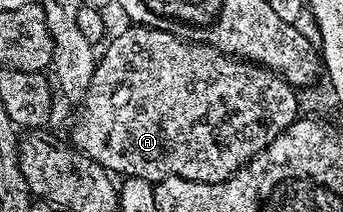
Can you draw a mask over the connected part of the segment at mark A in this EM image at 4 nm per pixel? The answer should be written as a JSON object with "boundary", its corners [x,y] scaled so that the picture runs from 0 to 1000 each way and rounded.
{"boundary":[[[376,113],[370,123],[373,137],[362,137],[350,160],[341,165],[338,179],[329,184],[327,198],[318,189],[312,198],[315,236],[306,250],[294,245],[289,255],[280,330],[274,335],[274,354],[262,373],[262,410],[251,429],[251,448],[245,453],[245,472],[239,491],[230,500],[233,538],[222,552],[222,594],[210,608],[210,651],[204,651],[207,679],[219,689],[224,708],[236,722],[248,722],[251,736],[259,741],[268,759],[283,759],[286,774],[312,797],[318,816],[329,825],[347,825],[353,840],[364,835],[411,835],[414,844],[426,844],[429,854],[440,854],[446,863],[469,854],[472,844],[484,844],[487,835],[528,835],[531,844],[554,844],[557,854],[586,854],[589,863],[647,863],[659,844],[671,844],[691,816],[700,792],[711,778],[723,774],[726,759],[741,755],[761,722],[767,703],[776,693],[787,693],[787,675],[799,675],[799,656],[810,656],[810,637],[822,618],[834,618],[843,608],[851,585],[869,561],[869,538],[878,528],[875,500],[875,462],[869,453],[866,425],[857,415],[851,396],[831,363],[813,363],[793,325],[778,325],[773,307],[743,307],[735,288],[714,288],[694,269],[676,269],[668,250],[650,250],[647,241],[636,241],[624,222],[612,222],[609,212],[595,212],[583,193],[548,193],[539,175],[522,175],[519,165],[507,165],[504,156],[487,156],[484,146],[472,146],[469,137],[440,137],[437,127],[426,127],[423,118],[391,118]]]}

